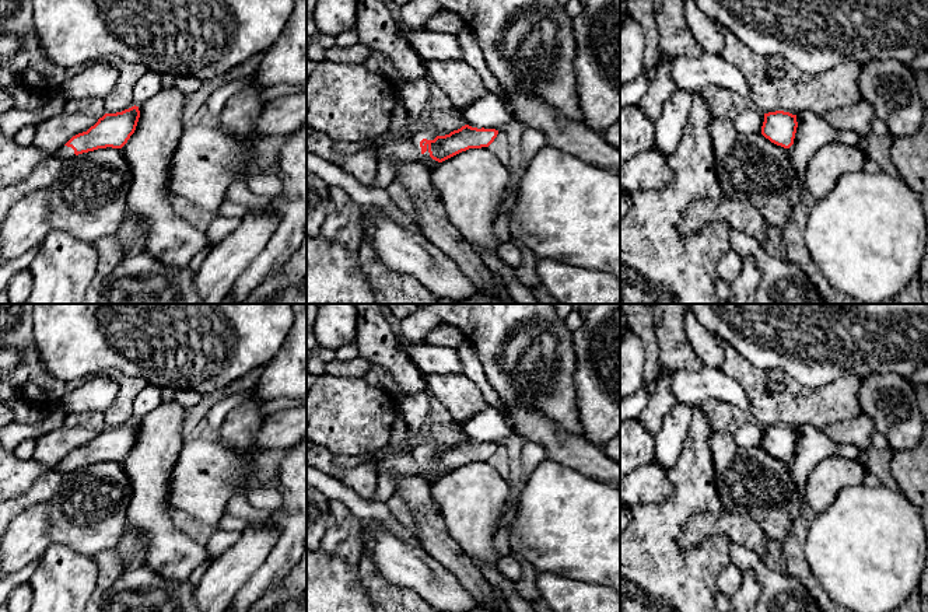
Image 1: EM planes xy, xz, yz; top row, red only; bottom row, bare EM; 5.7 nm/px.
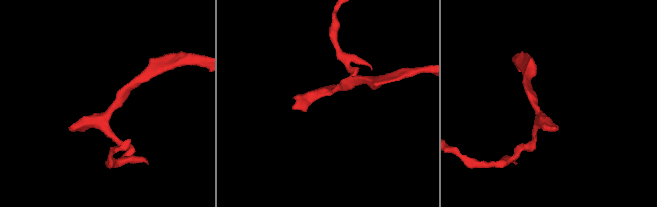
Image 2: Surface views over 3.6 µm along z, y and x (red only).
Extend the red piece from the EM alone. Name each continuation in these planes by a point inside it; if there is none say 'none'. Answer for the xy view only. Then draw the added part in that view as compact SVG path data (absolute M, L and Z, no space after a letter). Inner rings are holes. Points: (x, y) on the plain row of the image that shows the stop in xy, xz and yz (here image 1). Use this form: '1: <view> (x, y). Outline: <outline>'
1: xy (65, 467). Outline: M63 459L62 462L59 462L55 469L60 471L62 473L69 473L71 471L74 471L74 464L71 461Z

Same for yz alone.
none

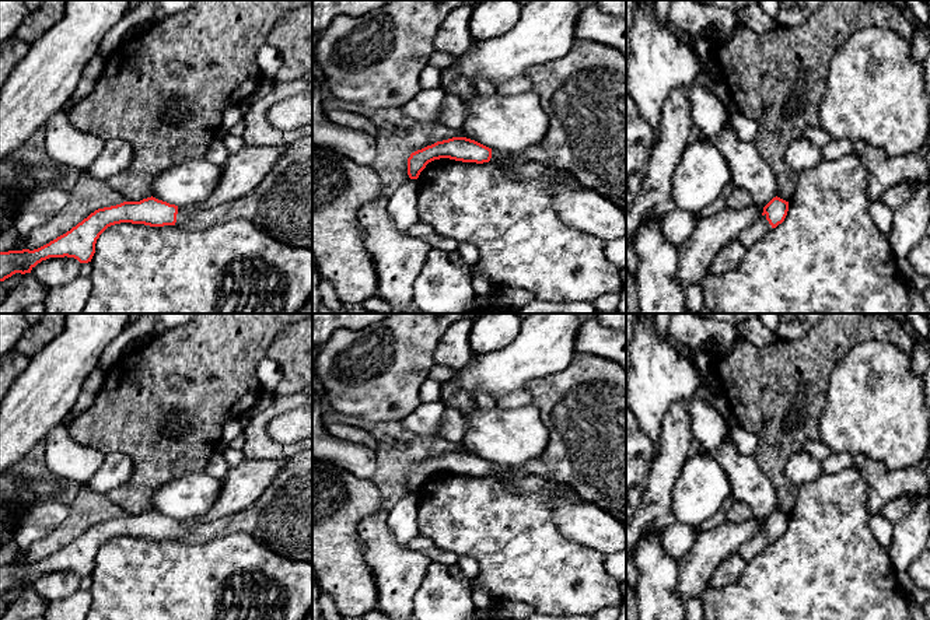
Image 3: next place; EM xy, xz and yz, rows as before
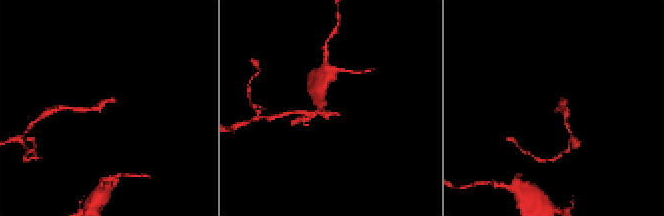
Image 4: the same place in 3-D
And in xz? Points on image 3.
1: xz (584, 406). Outline: M576 351L566 369L528 383L527 392L549 431L548 445L536 462L492 463L492 470L556 480L626 526L626 369L615 361Z

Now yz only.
1: yz (750, 549). Outline: M766 528L762 529L761 533L758 533L756 536L751 537L749 540L744 542L740 547L738 547L738 554L749 561L754 557L756 557L766 546L769 546L772 543L772 539L769 537L769 535L766 533Z

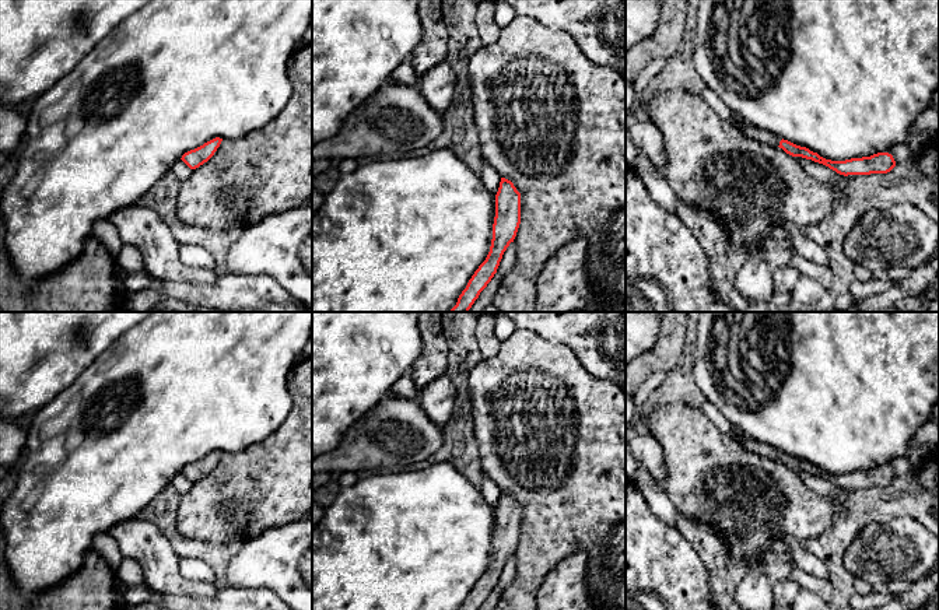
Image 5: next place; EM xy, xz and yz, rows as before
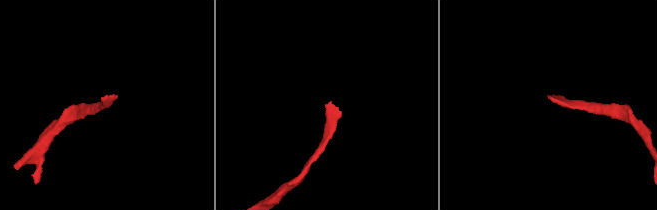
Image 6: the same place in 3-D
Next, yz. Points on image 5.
1: yz (763, 449). Outline: M742 431L735 438L735 441L740 442L744 449L774 460L778 460L779 455L782 453L781 451L772 448L771 445L760 444L756 439L746 437Z

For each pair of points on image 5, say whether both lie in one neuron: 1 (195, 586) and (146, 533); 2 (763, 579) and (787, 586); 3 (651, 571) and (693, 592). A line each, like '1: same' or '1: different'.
1: same
2: different
3: same

